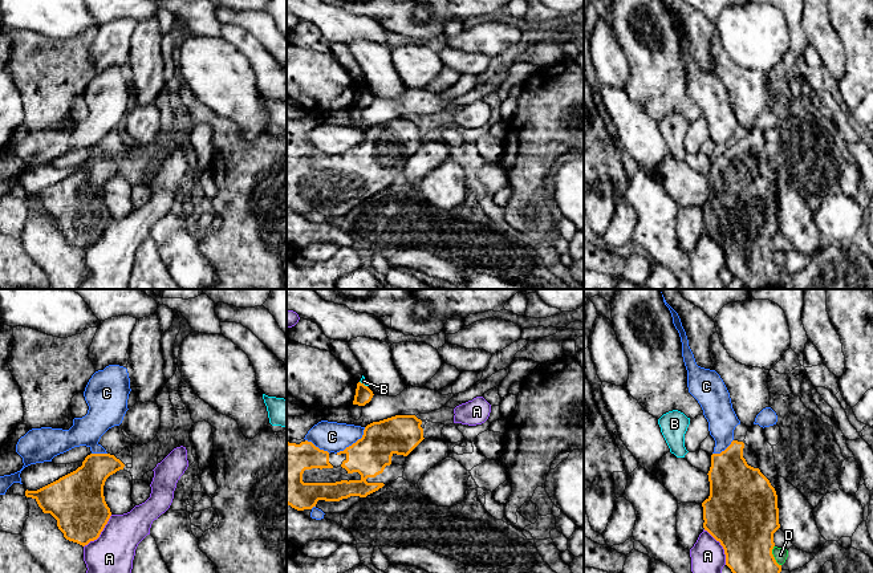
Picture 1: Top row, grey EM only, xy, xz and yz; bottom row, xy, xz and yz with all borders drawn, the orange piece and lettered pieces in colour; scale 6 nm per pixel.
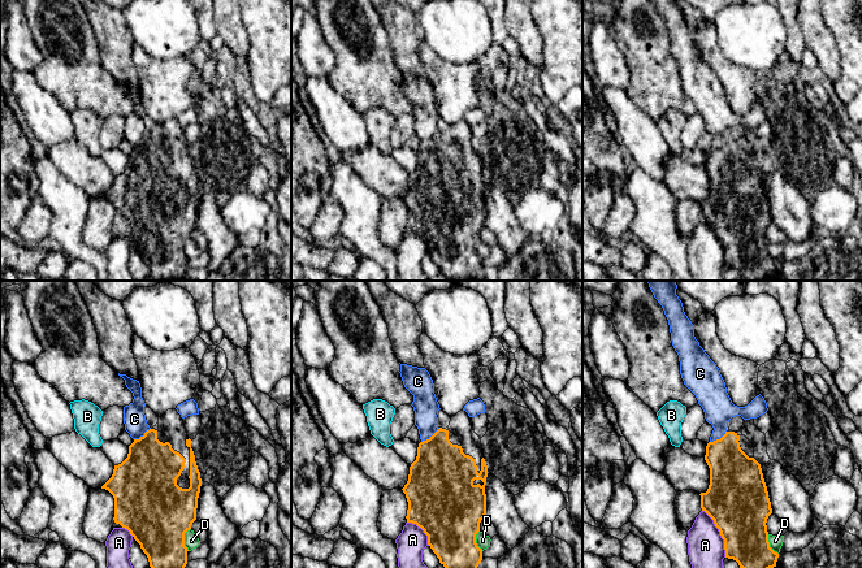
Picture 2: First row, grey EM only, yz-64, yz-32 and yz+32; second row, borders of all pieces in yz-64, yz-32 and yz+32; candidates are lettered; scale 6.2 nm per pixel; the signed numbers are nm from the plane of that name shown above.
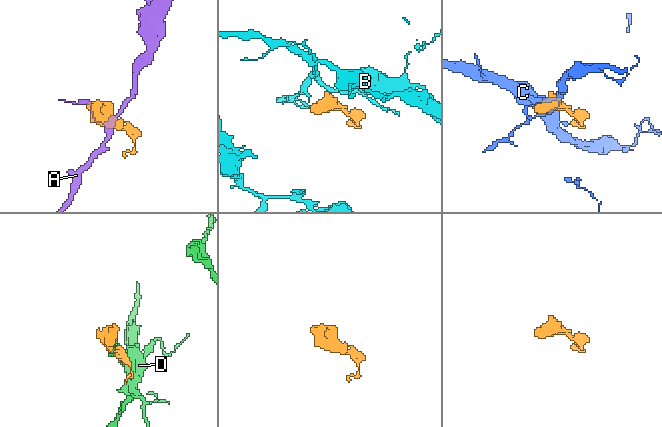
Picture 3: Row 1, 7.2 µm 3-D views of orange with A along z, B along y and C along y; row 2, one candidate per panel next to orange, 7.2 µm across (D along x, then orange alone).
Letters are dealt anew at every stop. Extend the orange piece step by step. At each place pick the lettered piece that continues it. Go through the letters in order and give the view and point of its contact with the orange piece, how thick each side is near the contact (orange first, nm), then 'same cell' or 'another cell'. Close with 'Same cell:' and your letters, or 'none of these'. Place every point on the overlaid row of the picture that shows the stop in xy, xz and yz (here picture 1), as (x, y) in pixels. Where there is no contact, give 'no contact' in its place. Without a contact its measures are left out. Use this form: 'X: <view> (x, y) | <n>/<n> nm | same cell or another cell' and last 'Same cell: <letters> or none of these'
A: yz (721, 544) | 440/200 nm | another cell
B: xz (362, 383) | 100/40 nm | another cell
C: xz (353, 443) | 240/190 nm | another cell
D: yz (772, 556) | 360/80 nm | another cell
Same cell: none of these

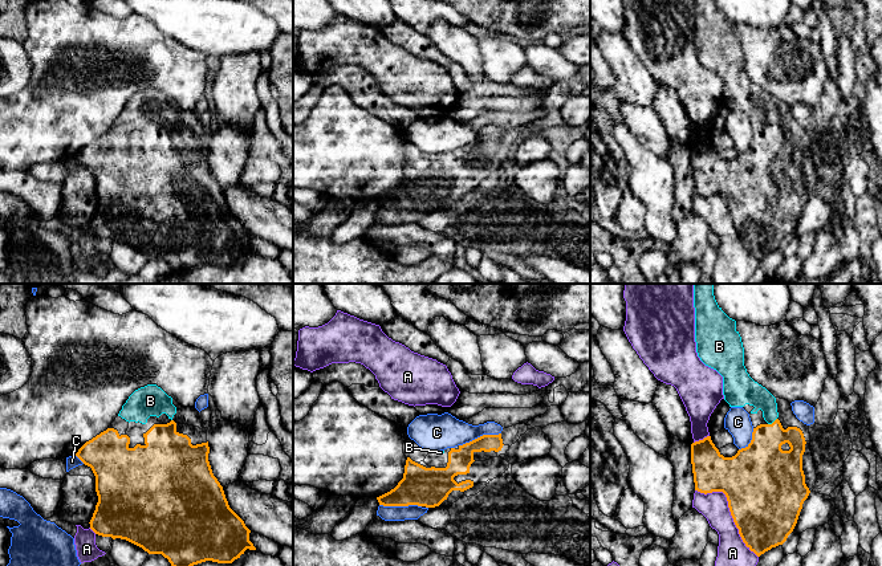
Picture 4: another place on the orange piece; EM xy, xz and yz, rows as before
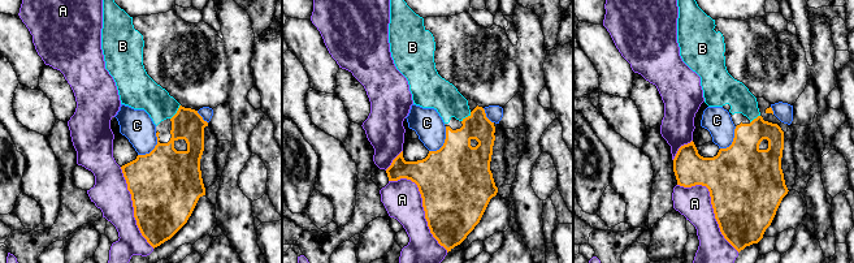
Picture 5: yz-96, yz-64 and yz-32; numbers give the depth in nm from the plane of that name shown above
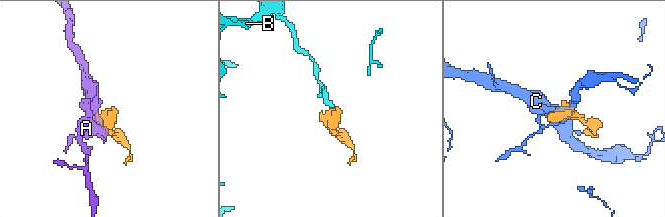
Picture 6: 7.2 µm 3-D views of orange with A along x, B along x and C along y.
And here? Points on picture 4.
A: yz (730, 510) | 480/180 nm | another cell
B: yz (773, 422) | 280/160 nm | same cell
C: xz (480, 436) | 140/220 nm | another cell
Same cell: B

